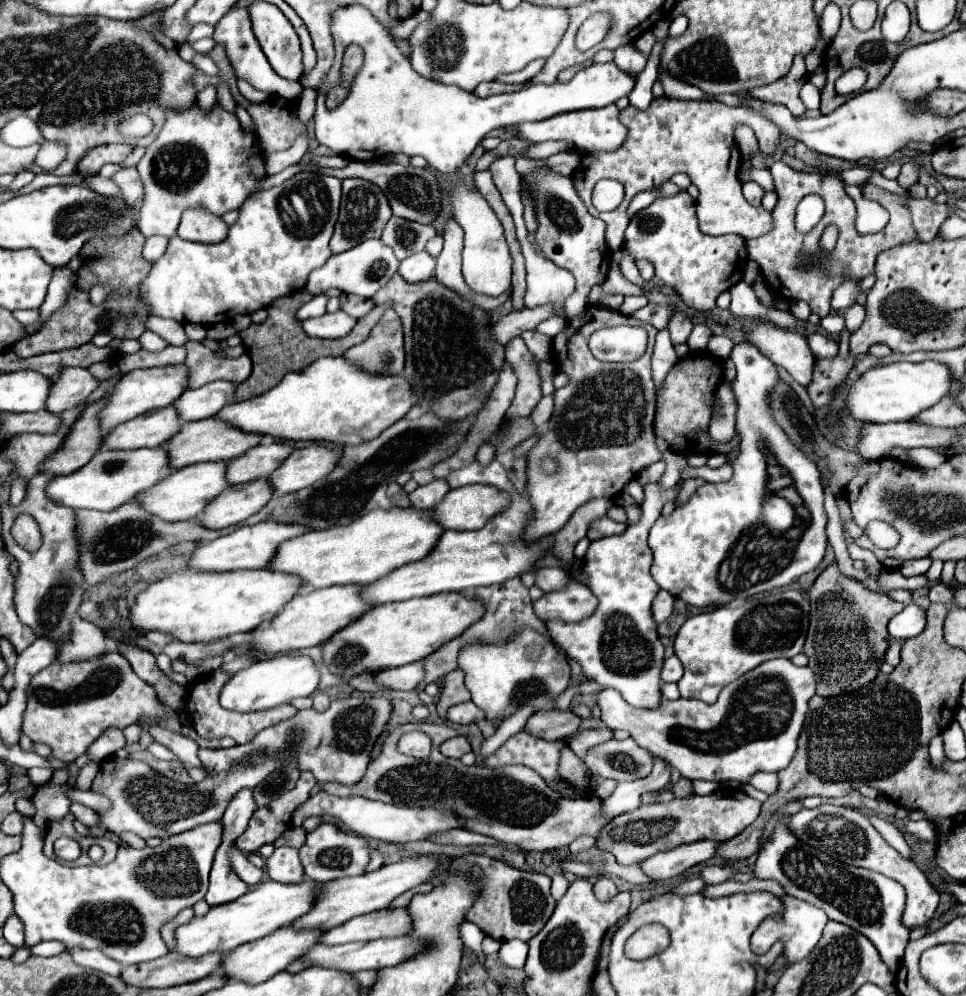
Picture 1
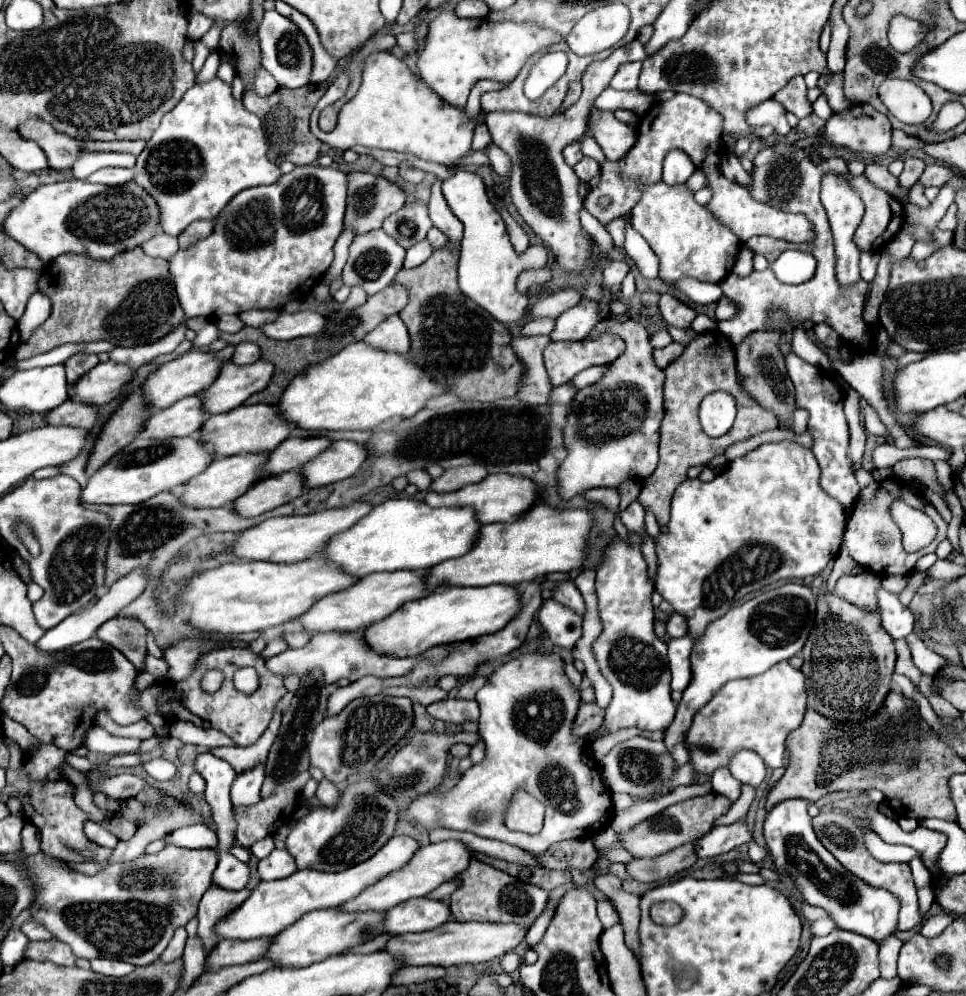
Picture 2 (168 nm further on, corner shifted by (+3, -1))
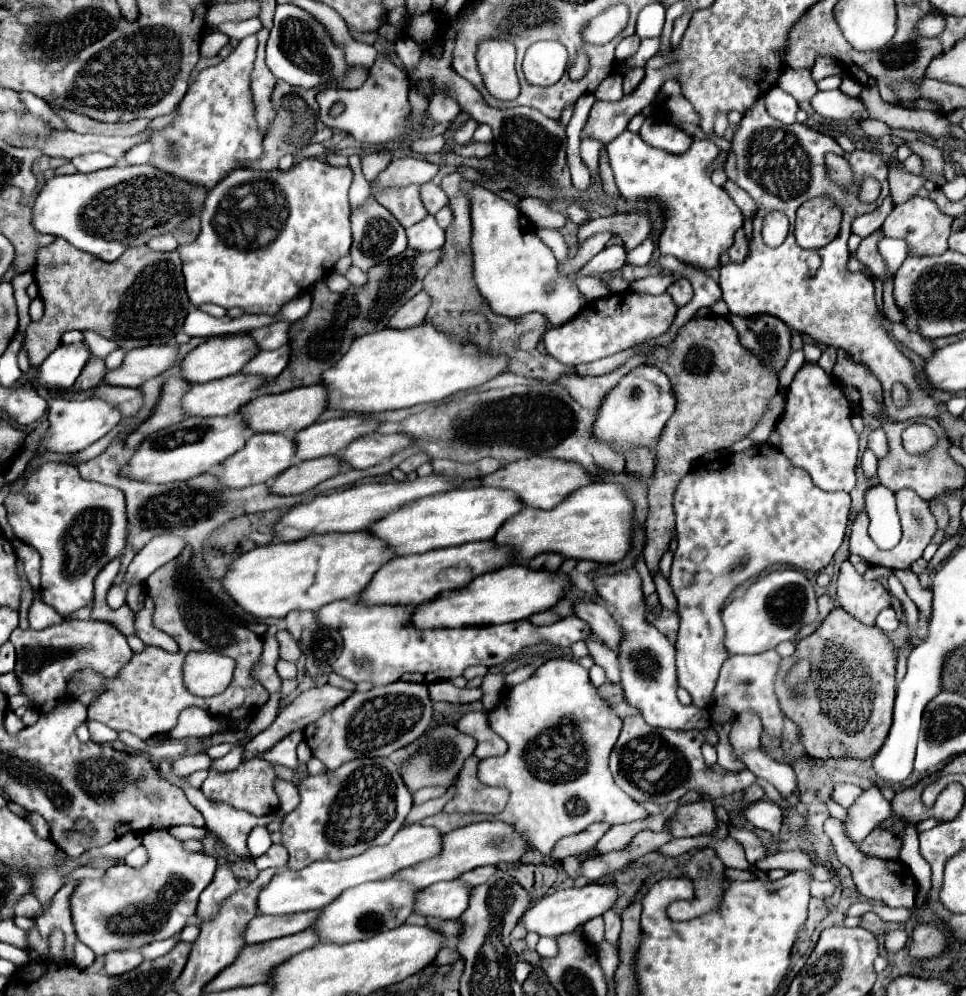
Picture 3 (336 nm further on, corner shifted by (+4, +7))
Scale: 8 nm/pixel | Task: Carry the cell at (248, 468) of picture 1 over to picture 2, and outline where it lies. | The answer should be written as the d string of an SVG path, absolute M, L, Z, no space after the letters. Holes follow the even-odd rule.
M288 438L284 444L278 444L270 458L264 462L264 474L282 474L298 470L302 464L318 456L330 446L328 438Z

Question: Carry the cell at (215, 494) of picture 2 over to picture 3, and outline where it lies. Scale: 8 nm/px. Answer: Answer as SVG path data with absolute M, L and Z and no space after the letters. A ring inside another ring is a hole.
M253 434L245 448L235 452L231 458L227 458L217 470L215 474L219 476L219 480L227 486L227 488L245 488L245 486L253 486L253 484L263 484L263 482L273 482L283 470L287 470L293 460L295 460L295 438L293 436L285 436L285 434Z

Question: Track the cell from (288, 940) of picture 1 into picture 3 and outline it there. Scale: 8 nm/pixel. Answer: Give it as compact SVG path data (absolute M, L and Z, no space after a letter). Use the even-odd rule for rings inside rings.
M387 878L379 882L367 882L343 892L335 902L325 906L321 918L311 928L319 932L323 942L345 944L353 940L365 940L405 924L405 920L413 914L417 894L419 888L415 888L413 884L405 884L405 880L401 882L395 878Z

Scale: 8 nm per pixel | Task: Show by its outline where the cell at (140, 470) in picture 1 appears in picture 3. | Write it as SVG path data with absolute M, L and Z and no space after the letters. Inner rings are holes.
M243 414L213 416L213 418L203 418L203 416L185 418L175 426L169 426L165 430L151 434L137 448L135 456L121 470L121 474L141 480L141 482L153 482L153 484L189 480L193 476L211 472L215 466L219 466L231 454L241 450L243 444L249 440L249 432L251 430L247 428Z

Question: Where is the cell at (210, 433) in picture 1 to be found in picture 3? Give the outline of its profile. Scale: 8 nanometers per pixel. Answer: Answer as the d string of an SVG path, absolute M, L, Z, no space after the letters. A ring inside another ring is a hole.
M325 384L317 386L303 386L281 394L267 394L251 400L251 404L243 406L241 412L247 416L247 424L253 432L287 432L287 436L295 436L299 430L311 426L319 420L319 416L329 408L329 390ZM283 426L299 426L299 428L285 428Z

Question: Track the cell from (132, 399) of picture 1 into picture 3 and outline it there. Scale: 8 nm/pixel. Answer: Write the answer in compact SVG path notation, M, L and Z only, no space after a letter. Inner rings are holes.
M247 334L207 338L207 342L185 356L183 378L191 384L199 384L207 382L205 378L217 380L237 374L257 352L259 346L255 346L253 336Z

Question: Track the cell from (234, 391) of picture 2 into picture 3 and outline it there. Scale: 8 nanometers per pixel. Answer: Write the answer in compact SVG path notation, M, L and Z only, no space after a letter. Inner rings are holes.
M283 344L281 348L271 352L263 350L241 370L241 374L259 374L267 378L269 376L277 378L289 364L289 356L291 356L291 344Z

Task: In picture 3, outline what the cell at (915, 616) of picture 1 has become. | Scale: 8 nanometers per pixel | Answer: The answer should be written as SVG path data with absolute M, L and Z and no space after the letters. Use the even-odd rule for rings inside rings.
M893 608L883 610L883 612L877 616L875 626L877 626L877 628L881 628L883 632L893 632L893 630L899 626L899 618L897 618L895 610L893 610Z

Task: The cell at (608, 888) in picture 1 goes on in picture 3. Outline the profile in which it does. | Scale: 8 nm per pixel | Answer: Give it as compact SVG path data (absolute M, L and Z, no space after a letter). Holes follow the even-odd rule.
M609 910L603 914L603 920L605 920L605 940L611 944L617 944L619 932L621 932L621 918L613 910Z

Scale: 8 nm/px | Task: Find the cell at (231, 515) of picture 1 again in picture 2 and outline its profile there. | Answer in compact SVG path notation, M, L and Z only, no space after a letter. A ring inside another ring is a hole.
M298 472L268 476L252 484L252 488L248 488L246 494L234 500L232 510L244 518L252 518L268 510L274 510L276 506L282 506L304 492L306 488L302 486L302 476Z

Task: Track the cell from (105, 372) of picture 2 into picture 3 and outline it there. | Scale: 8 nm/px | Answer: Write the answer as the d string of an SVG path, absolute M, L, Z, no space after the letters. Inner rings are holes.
M165 344L165 346L145 346L129 350L123 366L117 370L107 372L105 382L113 386L129 386L137 388L149 378L155 378L169 368L175 366L177 360L177 344Z

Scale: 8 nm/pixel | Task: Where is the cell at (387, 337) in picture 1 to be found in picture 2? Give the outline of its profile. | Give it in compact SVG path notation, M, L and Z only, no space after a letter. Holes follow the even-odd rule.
M398 316L386 318L378 328L368 332L364 342L372 348L380 348L384 352L400 352L406 354L410 350L410 336L404 322Z

